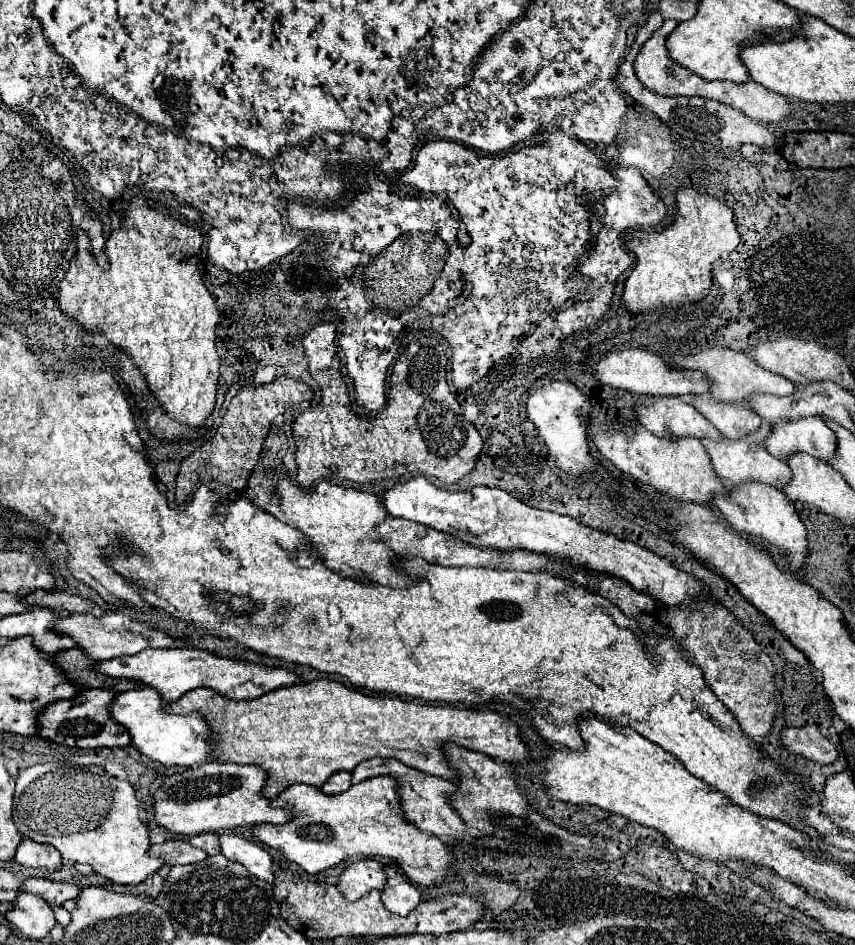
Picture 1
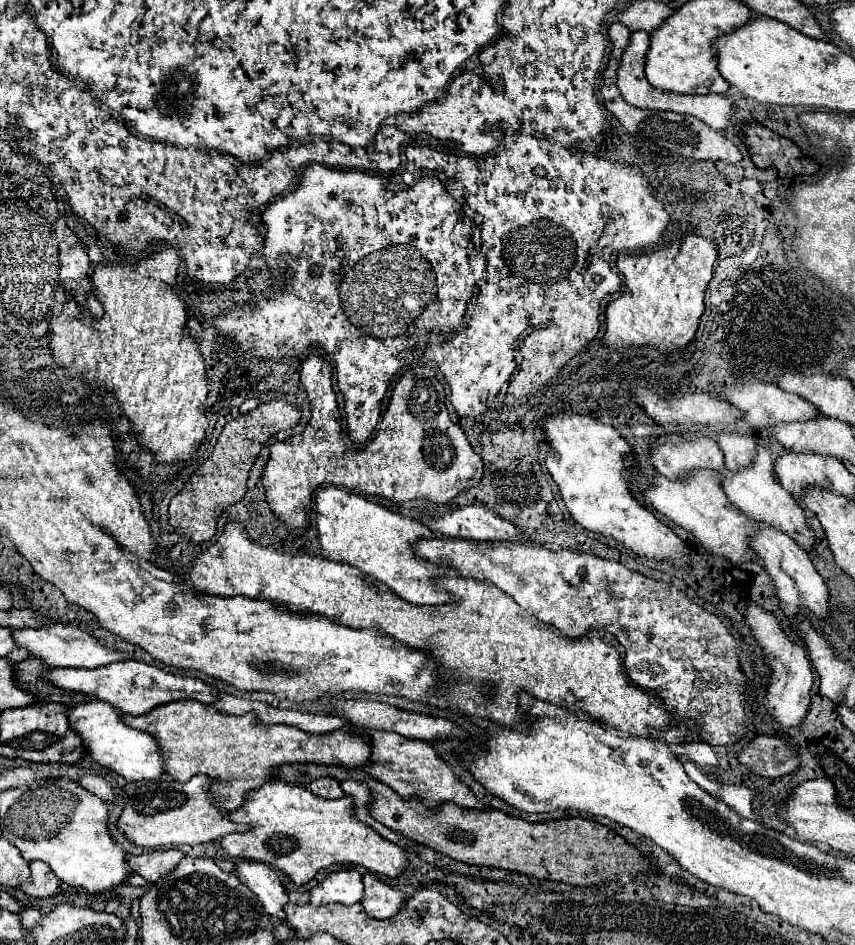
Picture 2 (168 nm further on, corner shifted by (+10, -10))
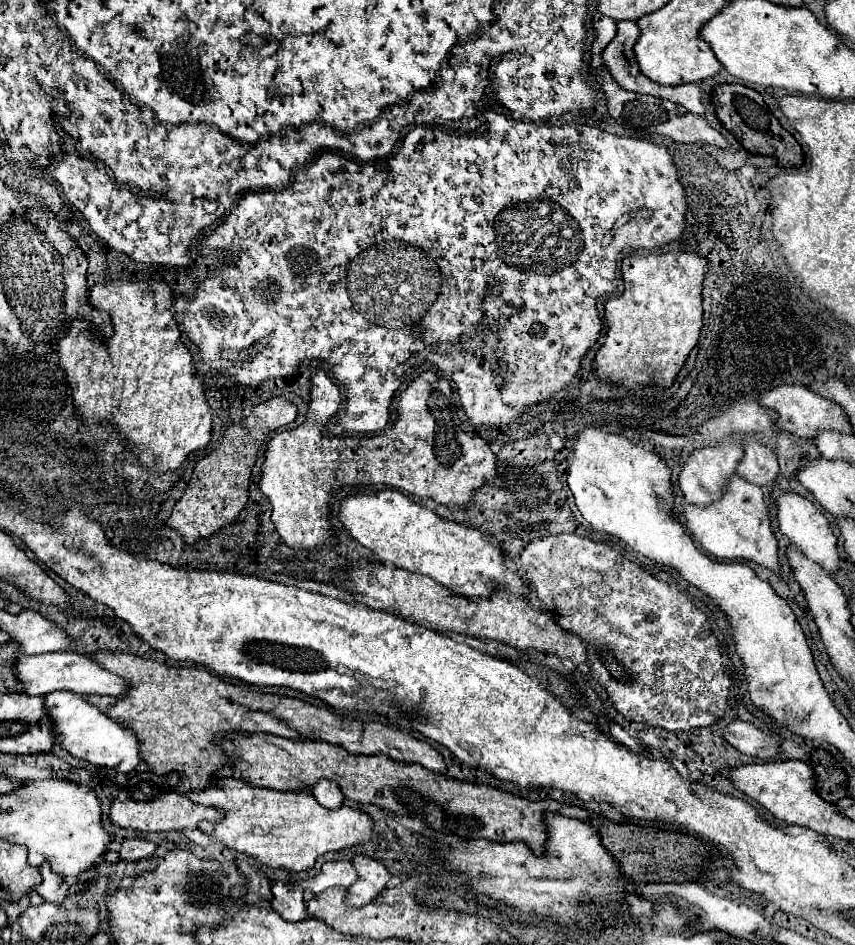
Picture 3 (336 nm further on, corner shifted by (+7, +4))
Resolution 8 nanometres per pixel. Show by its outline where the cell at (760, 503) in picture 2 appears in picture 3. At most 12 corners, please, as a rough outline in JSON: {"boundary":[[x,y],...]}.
{"boundary":[[791,491],[775,497],[779,529],[827,573],[837,537],[825,515]]}

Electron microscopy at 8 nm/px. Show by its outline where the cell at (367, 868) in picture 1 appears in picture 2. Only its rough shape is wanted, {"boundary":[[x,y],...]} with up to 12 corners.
{"boundary":[[356,869],[330,873],[310,891],[310,905],[354,905],[362,899]]}

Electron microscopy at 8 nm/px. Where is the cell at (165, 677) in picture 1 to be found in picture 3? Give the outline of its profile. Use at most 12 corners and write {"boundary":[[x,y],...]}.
{"boundary":[[83,653],[21,655],[27,695],[123,697],[127,681]]}

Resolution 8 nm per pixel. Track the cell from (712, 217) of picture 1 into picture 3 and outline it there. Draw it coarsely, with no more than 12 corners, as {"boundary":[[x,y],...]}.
{"boundary":[[631,253],[599,379],[673,383],[699,339],[707,257]]}

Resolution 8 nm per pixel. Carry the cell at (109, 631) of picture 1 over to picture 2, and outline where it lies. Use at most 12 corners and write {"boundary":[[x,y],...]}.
{"boundary":[[78,627],[16,629],[46,667],[94,669],[126,659]]}

